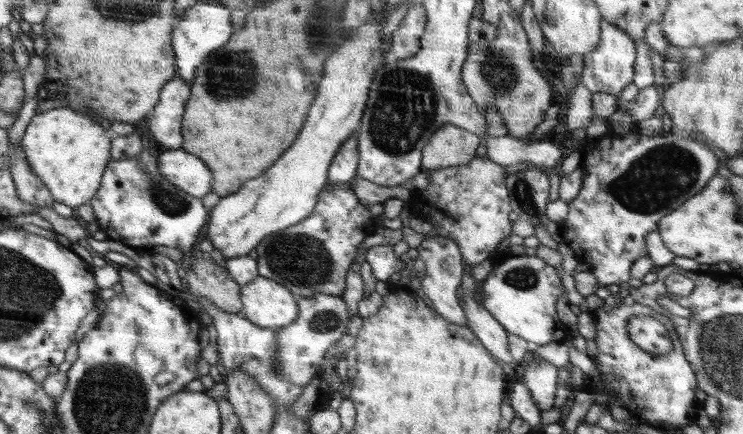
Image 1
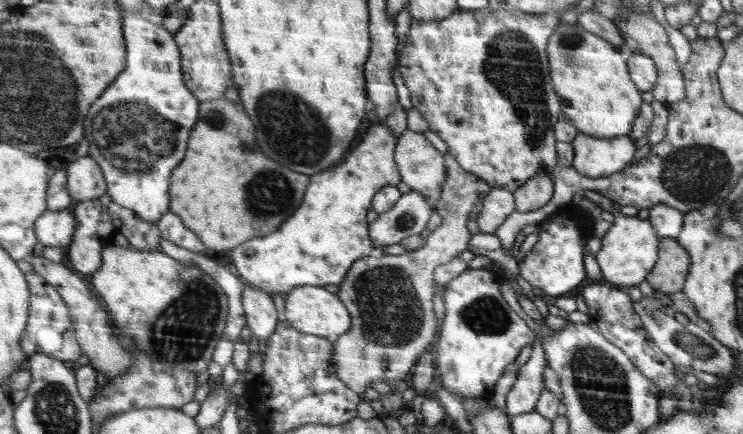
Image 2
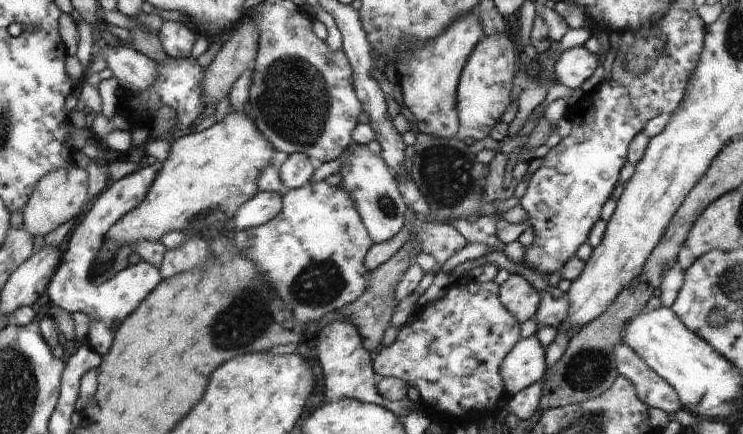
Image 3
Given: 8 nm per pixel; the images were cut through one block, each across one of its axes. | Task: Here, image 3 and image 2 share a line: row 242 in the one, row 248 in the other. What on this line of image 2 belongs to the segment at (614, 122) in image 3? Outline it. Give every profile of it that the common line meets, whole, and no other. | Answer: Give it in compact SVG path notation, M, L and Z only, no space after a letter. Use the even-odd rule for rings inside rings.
M563 206L538 224L539 240L527 252L524 260L518 266L519 275L526 282L542 289L549 300L560 297L560 294L576 288L586 278L584 247L578 218L570 220L570 216L566 218L566 214L562 214L562 212L564 212ZM560 216L564 216L564 220Z

